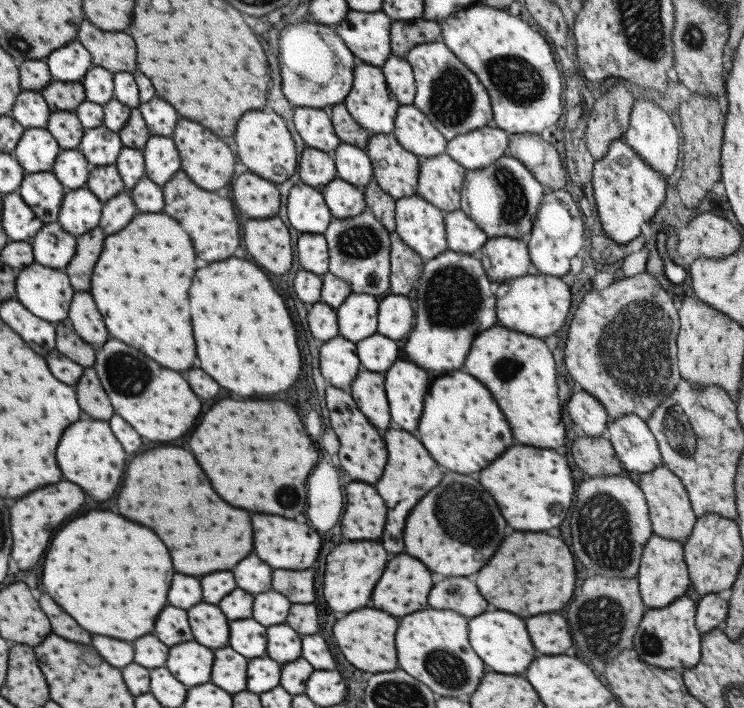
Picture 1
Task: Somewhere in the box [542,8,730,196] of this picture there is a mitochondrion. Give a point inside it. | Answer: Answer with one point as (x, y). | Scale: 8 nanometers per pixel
(694, 35)

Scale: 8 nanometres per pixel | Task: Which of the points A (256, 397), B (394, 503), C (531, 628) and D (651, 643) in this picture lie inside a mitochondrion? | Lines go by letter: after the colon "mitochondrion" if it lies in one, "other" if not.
A: other
B: other
C: other
D: mitochondrion

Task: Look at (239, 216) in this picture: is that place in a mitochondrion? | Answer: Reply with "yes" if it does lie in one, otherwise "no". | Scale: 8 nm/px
no

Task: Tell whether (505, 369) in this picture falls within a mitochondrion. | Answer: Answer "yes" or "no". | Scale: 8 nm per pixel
yes

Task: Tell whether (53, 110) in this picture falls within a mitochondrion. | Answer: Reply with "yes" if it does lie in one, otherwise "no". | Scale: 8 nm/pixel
no

